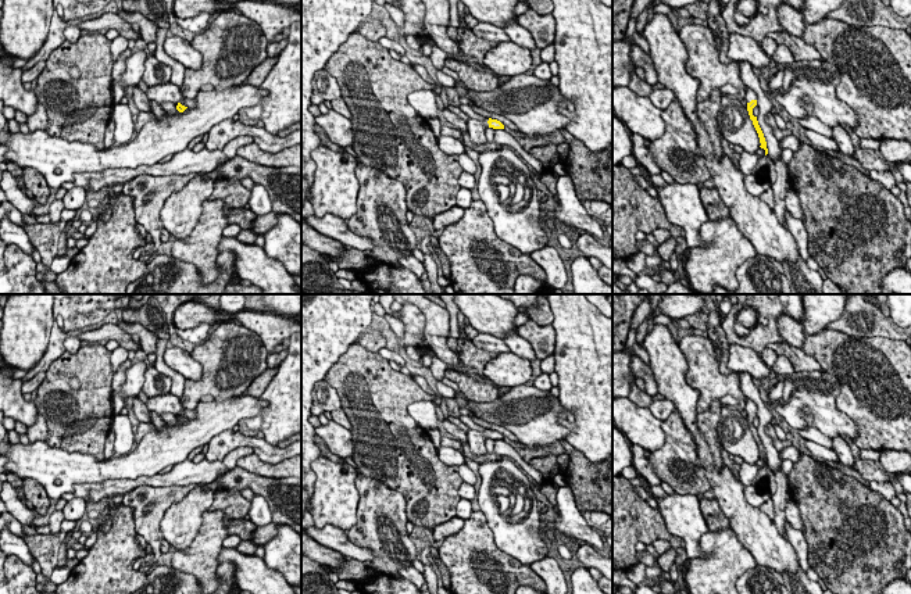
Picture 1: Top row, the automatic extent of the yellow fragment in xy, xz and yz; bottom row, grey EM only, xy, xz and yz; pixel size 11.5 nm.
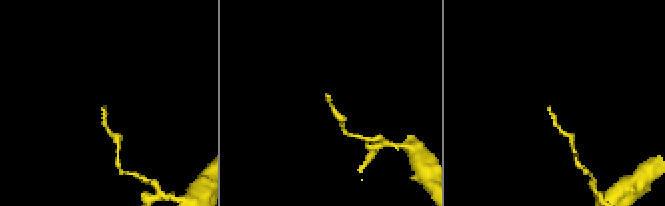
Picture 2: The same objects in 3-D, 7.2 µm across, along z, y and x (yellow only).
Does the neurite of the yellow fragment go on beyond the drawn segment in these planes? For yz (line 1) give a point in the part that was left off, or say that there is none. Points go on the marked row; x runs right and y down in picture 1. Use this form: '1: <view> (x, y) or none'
1: yz (750, 95)

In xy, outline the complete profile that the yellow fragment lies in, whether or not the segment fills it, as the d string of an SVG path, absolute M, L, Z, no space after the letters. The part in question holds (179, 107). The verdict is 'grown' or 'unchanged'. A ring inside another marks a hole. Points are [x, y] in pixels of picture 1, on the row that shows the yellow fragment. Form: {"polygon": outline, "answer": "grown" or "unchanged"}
{"polygon": "M171 80L162 85L149 86L146 96L158 104L174 103L179 112L183 112L187 108L181 104L181 101L185 99L181 89Z", "answer": "grown"}

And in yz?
{"polygon": "M746 87L744 99L747 101L747 111L749 111L750 119L753 121L753 125L754 125L757 133L758 133L758 137L760 137L760 143L761 143L760 147L765 150L765 155L767 155L768 148L767 148L767 142L765 142L764 133L762 133L762 130L758 125L757 117L753 115L753 108L757 105L757 94L750 87Z", "answer": "grown"}

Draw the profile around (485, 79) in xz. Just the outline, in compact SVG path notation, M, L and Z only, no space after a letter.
M446 58L444 65L454 71L472 92L493 92L499 87L499 75L485 67L474 69L465 60Z

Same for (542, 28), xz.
M529 8L528 12L518 15L517 22L532 35L537 49L542 50L554 43L555 19L553 14L540 15Z

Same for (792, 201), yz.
M790 187L786 189L785 203L786 203L786 210L789 211L792 217L801 221L804 219L804 214L801 211L799 197Z

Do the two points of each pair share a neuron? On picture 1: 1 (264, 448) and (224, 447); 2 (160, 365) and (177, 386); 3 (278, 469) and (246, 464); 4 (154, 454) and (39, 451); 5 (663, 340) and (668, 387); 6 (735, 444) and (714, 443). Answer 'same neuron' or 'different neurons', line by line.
1: same neuron
2: same neuron
3: same neuron
4: same neuron
5: same neuron
6: different neurons

